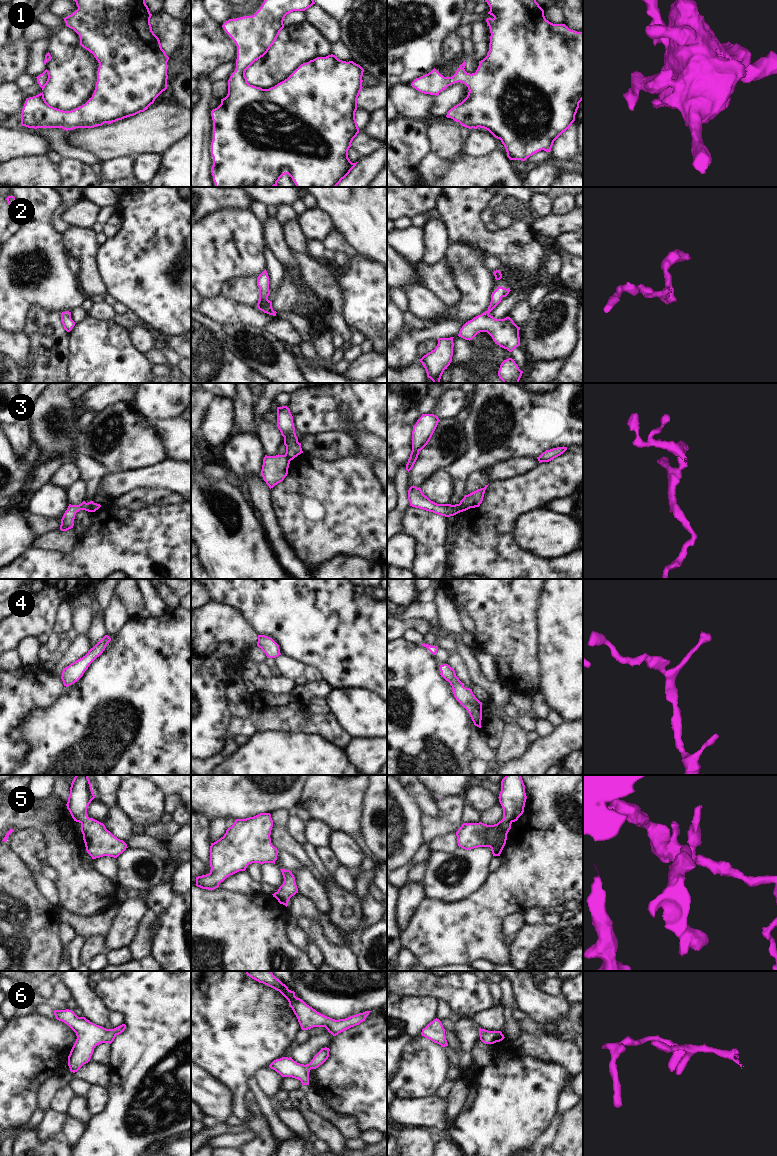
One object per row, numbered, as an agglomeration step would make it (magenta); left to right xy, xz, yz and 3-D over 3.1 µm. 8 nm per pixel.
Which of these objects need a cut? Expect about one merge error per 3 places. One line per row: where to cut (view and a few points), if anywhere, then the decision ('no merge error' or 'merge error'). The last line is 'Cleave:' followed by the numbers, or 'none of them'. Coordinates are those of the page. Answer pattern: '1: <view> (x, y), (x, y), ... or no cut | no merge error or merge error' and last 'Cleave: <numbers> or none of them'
1: no cut | no merge error
2: no cut | no merge error
3: xy (92, 501), (89, 511) | merge error
4: no cut | no merge error
5: no cut | no merge error
6: no cut | no merge error
Cleave: 3

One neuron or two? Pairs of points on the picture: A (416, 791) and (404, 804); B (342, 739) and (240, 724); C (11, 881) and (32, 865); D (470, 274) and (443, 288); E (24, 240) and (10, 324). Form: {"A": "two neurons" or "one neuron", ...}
{"A": "two neurons", "B": "one neuron", "C": "two neurons", "D": "two neurons", "E": "one neuron"}

